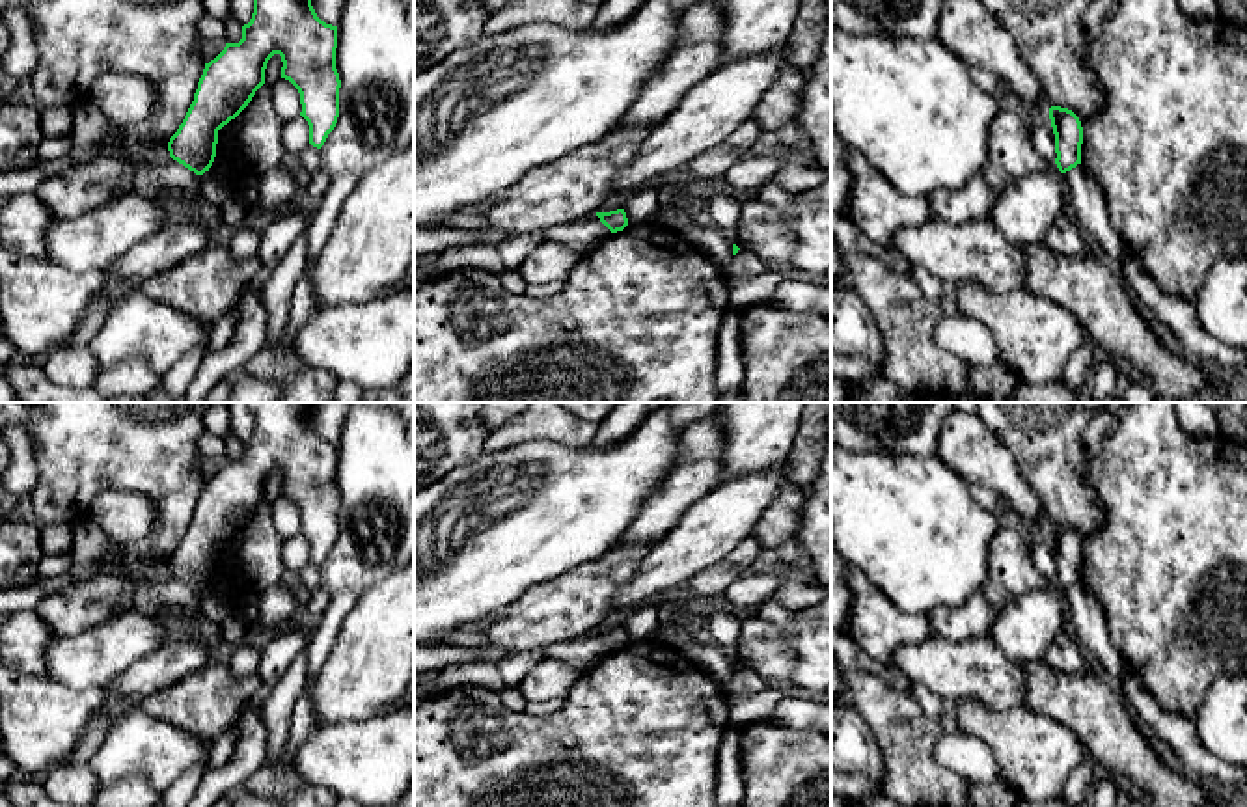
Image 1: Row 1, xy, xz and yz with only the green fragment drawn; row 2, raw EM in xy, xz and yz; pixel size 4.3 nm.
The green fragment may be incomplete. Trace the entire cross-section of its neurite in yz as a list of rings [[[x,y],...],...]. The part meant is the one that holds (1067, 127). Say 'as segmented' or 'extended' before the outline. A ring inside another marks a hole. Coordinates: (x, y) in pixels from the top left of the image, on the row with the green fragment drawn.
as segmented; [[[1061,106],[1049,108],[1049,119],[1055,134],[1055,164],[1066,173],[1081,164],[1083,127],[1072,110]]]

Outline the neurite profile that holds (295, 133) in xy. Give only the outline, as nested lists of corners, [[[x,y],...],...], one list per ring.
[[[298,116],[283,125],[285,153],[300,155],[309,145],[309,125]]]

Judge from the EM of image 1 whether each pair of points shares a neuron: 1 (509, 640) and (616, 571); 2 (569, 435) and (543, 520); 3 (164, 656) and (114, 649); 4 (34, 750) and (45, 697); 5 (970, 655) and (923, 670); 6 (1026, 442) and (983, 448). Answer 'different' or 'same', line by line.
1: same
2: different
3: different
4: same
5: same
6: different

